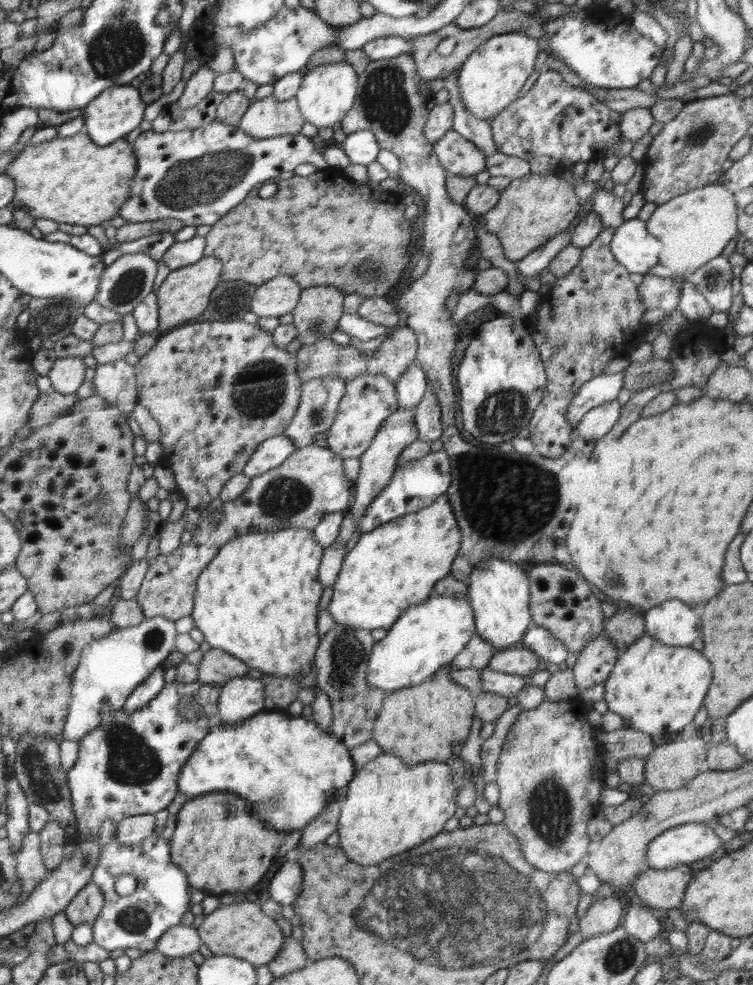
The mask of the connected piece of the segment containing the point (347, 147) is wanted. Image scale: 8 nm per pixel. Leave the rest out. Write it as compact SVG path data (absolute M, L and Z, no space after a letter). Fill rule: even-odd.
M358 131L349 134L340 143L352 164L370 164L376 160L381 146L372 131Z

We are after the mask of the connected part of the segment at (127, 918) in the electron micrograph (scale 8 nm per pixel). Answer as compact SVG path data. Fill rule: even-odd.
M156 832L136 846L122 845L113 840L101 848L98 864L92 871L91 878L103 893L102 911L92 924L92 940L95 944L108 951L134 948L143 952L152 952L164 933L181 924L184 914L189 911L190 884L186 873L171 861L170 849L169 840ZM126 874L135 876L138 886L130 896L119 896L114 885L120 876Z

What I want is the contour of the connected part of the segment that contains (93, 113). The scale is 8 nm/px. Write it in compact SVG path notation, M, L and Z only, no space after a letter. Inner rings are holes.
M120 85L107 88L101 92L88 106L82 109L84 122L83 130L89 133L94 144L106 146L118 139L124 139L140 122L142 122L147 104L142 102L136 85Z

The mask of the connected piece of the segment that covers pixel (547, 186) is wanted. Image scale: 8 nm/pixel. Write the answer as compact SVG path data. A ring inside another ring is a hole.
M530 172L526 176L512 179L508 187L501 192L498 204L485 212L482 218L486 230L500 239L504 256L515 263L566 230L579 208L574 184L568 181L566 175L544 176L544 173Z

